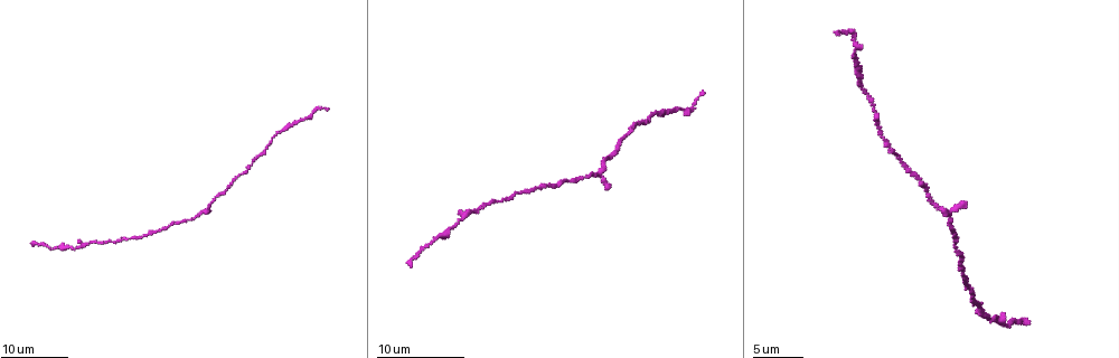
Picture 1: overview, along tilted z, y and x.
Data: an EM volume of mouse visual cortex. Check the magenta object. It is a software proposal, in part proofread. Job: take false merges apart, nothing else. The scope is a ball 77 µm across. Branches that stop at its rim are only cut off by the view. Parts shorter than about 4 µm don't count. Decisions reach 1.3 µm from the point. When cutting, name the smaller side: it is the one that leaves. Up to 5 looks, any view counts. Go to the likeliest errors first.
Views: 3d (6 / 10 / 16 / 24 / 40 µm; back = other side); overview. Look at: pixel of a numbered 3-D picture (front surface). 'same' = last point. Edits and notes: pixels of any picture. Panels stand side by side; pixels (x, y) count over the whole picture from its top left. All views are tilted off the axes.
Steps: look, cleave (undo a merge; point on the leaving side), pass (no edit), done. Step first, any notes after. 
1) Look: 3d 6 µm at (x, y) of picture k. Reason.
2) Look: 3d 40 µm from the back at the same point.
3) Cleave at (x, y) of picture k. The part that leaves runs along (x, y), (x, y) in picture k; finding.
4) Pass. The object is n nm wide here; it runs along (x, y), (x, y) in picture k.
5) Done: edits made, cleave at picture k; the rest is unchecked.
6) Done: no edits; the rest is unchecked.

Look: 3d 24 µm at (960, 276) of picture 1. Thick turns thin.

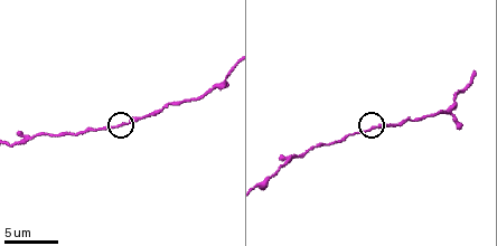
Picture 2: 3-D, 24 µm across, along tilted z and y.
Look: 3d 10 µm at (121, 125) of picture 2.

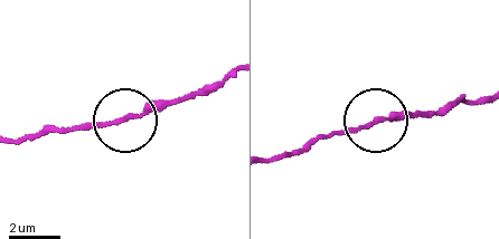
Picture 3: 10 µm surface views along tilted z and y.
Pass. All the same neuron.

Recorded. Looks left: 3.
Look: 3d 10 µm at (440, 112) of picture 2.

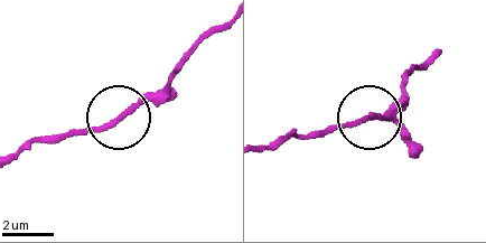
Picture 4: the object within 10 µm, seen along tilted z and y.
Pass. It runs along (123, 114), (170, 90) in picture 4; one neuron here.

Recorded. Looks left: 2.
Look: 3d 10 µm at (278, 169) of picture 2. Narrows sharply.

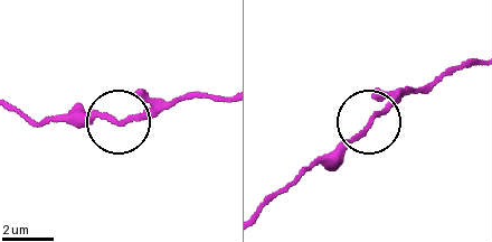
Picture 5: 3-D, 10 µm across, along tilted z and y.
Cleave at (77, 111) of picture 5. The part that leaves runs along (111, 119), (39, 122), (16, 114) in picture 5; a second neuron is stuck on.

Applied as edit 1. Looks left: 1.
Done: edits made, cleave at picture 5; the rest is unchecked.

